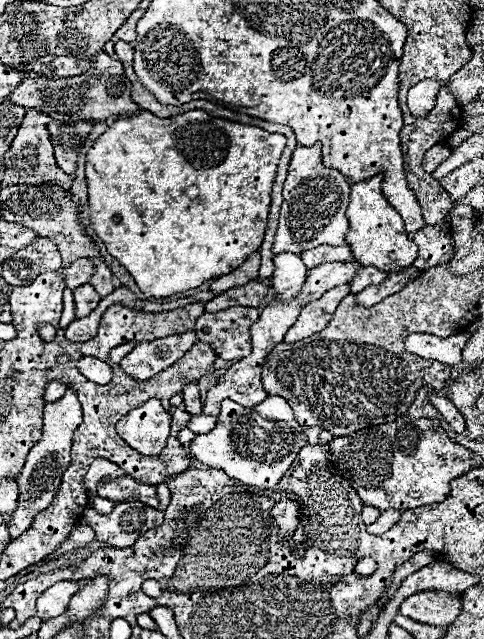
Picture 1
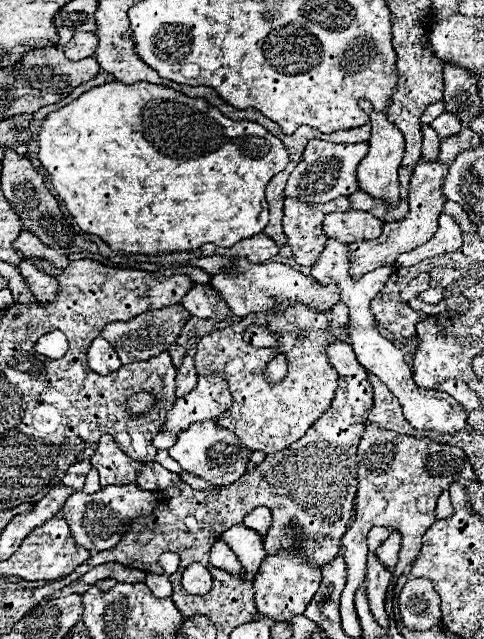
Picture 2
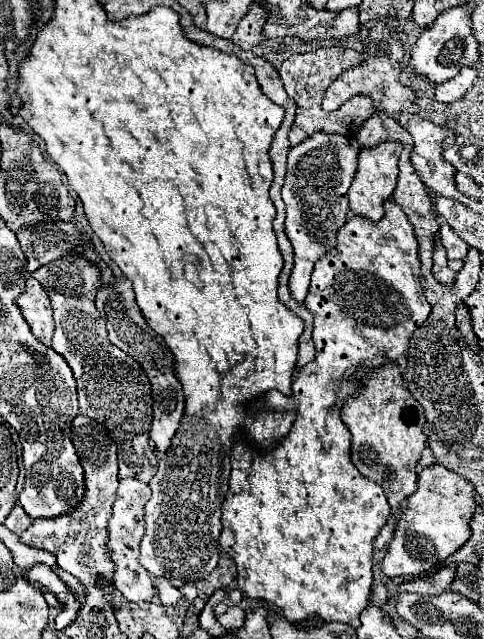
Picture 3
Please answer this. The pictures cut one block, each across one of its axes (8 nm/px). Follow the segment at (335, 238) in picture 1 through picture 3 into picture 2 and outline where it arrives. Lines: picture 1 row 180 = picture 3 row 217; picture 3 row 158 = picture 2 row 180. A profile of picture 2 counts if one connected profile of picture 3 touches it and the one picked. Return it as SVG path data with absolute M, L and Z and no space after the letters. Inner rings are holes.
M312 138L304 148L298 166L288 178L284 196L306 204L324 204L338 196L354 194L358 190L356 166L360 164L366 152L368 152L368 144L332 144L320 138Z

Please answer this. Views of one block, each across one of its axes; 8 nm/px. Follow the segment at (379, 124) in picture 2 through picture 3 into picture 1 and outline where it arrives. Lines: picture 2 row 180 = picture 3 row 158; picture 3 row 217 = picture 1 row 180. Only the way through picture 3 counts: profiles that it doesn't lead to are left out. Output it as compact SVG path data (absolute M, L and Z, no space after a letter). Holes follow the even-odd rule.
M376 174L368 180L354 182L352 184L352 194L350 194L350 204L346 210L346 216L350 220L350 232L346 238L346 244L352 248L352 254L356 260L360 260L364 266L374 266L378 270L388 270L392 272L396 266L412 266L418 246L408 238L408 232L404 230L404 220L400 214L386 202L382 194L382 184L384 176Z

